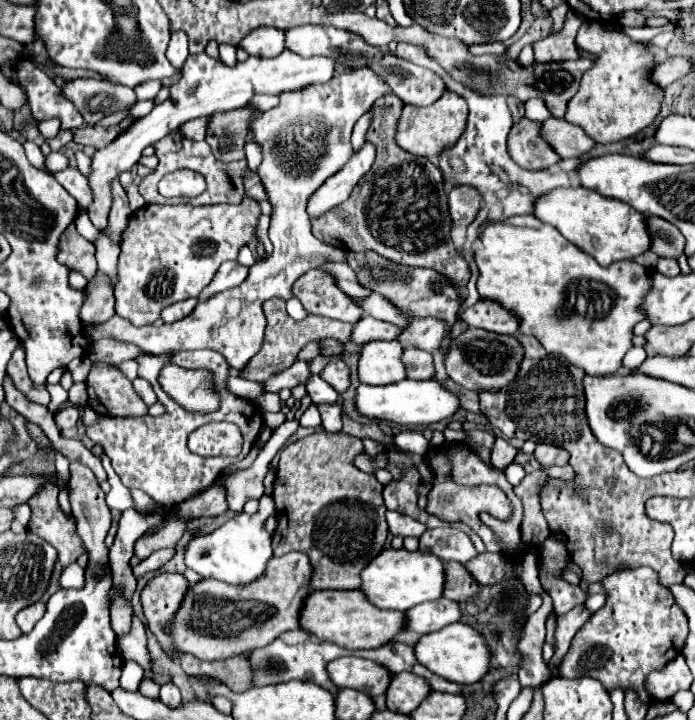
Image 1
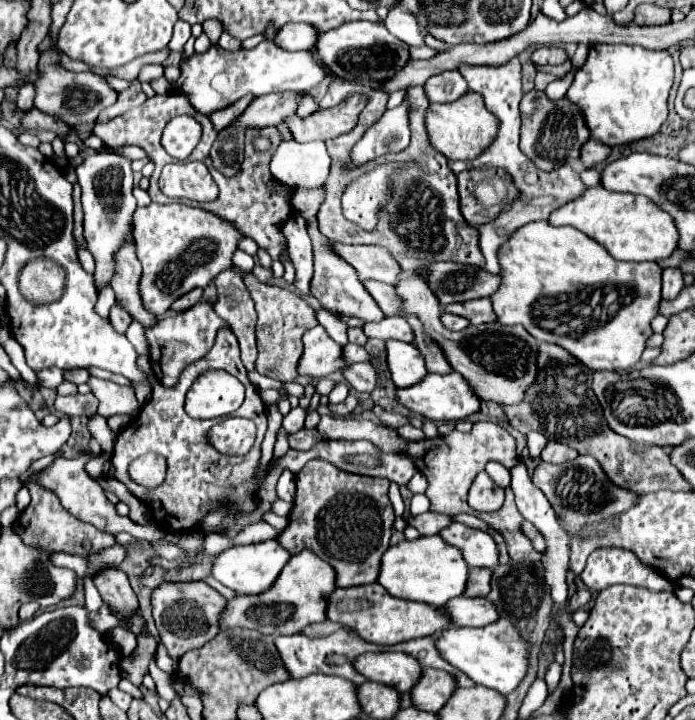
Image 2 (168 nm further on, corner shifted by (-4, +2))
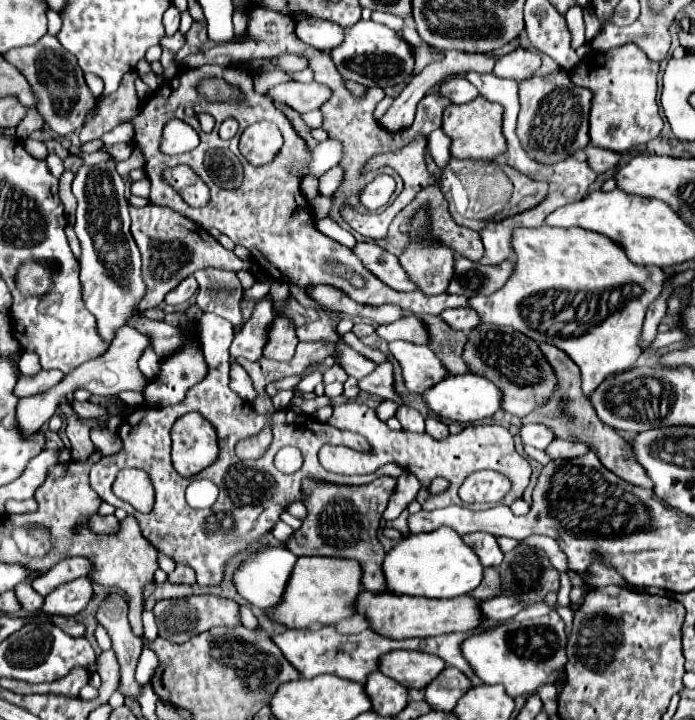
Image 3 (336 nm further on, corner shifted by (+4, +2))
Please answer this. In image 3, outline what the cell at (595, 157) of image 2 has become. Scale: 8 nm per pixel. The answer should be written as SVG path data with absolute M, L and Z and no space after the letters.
M588 146L586 148L586 154L588 154L588 164L594 168L594 172L598 174L604 174L608 172L610 168L614 168L622 156L618 152L612 152L612 150L604 150L604 148L596 148L596 146Z

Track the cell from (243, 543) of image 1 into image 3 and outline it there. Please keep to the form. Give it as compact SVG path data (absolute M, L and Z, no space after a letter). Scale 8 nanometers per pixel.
M262 544L258 548L258 552L252 554L242 564L242 568L236 570L236 574L234 574L234 584L236 584L238 592L240 592L240 596L246 598L252 606L258 606L262 610L276 608L280 604L280 600L282 600L282 594L286 590L286 584L288 584L288 578L292 574L292 568L294 568L296 560L298 558L290 550L282 548L282 544L278 544L278 546Z

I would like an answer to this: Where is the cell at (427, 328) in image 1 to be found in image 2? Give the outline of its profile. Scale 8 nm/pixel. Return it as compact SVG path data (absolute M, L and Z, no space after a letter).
M446 310L440 314L440 320L442 320L442 324L444 324L448 330L454 330L454 332L464 330L464 328L470 324L466 318L456 316L456 314L450 314L450 312L446 312Z

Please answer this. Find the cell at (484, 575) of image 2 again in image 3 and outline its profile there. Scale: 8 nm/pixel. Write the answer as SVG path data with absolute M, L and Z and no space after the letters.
M486 568L484 580L480 582L480 586L470 592L470 596L476 596L478 600L490 600L490 598L496 598L500 594L502 594L500 574L498 574L496 568Z

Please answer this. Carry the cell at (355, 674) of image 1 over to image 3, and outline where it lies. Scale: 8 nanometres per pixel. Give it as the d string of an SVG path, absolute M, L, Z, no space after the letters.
M396 650L380 660L380 672L392 676L406 688L426 688L444 668L446 662L438 656L416 650Z

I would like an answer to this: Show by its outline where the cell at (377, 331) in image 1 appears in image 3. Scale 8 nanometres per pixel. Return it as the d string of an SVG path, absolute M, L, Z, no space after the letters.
M410 316L410 318L404 318L404 320L396 320L392 324L378 326L376 334L386 342L406 340L406 342L412 342L412 344L428 344L428 340L430 340L426 324L418 316Z

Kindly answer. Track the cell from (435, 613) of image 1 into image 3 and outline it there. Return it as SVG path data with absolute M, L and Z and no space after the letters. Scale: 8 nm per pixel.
M498 596L498 598L482 602L484 616L490 620L510 620L522 608L524 608L524 604L520 600L516 600L514 596Z

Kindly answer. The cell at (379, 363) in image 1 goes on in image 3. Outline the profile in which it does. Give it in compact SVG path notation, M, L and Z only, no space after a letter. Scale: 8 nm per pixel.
M392 342L390 352L402 366L404 382L412 392L426 392L432 388L432 384L438 384L448 376L446 366L440 362L440 358L428 348L408 342Z

